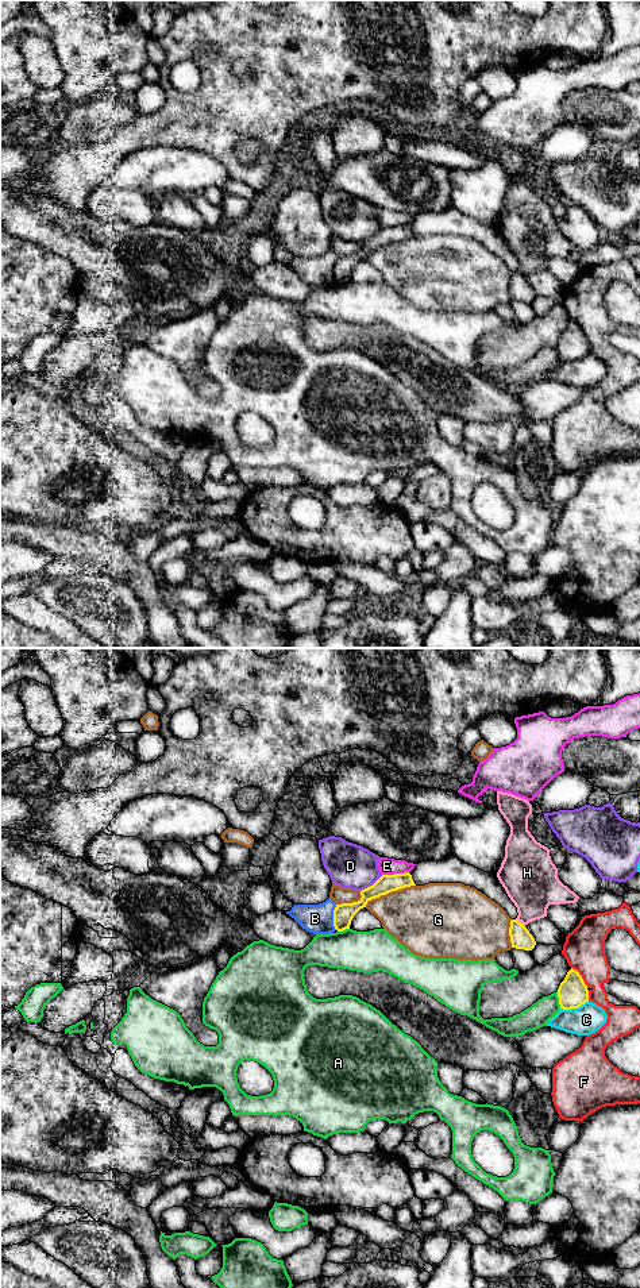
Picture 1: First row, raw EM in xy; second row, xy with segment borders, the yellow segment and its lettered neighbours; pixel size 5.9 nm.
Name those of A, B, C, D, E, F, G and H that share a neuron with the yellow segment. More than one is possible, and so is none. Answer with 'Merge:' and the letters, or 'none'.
Merge: none

